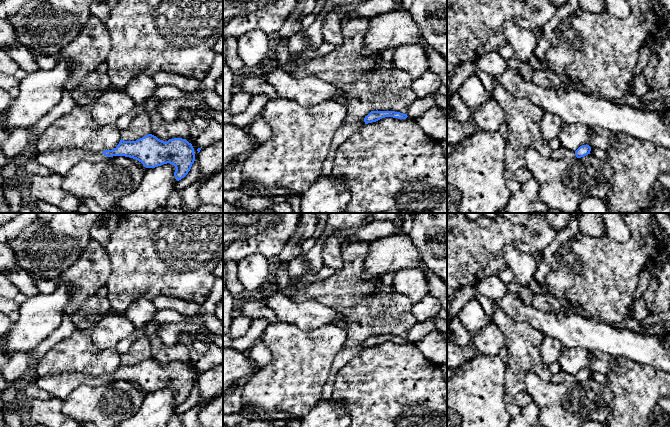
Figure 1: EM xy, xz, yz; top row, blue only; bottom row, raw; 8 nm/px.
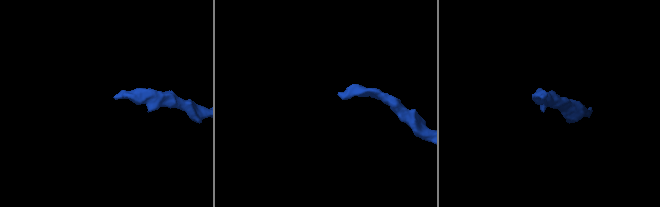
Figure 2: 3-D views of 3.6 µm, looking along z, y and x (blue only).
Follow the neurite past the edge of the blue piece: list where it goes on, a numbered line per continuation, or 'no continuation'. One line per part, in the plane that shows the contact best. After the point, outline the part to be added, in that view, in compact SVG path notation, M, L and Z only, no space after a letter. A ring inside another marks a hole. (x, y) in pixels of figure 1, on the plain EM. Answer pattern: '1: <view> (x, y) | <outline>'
1: xy (61, 386) | M67 373L58 376L43 376L38 377L34 383L44 391L47 391L54 397L62 400L81 385L101 386L106 385L111 381L105 380L102 376L93 376L90 374Z

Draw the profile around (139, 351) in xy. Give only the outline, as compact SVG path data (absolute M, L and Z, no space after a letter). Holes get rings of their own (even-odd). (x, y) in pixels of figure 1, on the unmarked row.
M140 336L132 344L131 348L120 355L121 363L124 365L136 365L148 358L151 358L149 351L150 342L147 338Z

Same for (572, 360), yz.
M563 348L560 352L558 362L561 370L575 376L582 369L589 369L591 373L591 358L588 351L582 348Z

